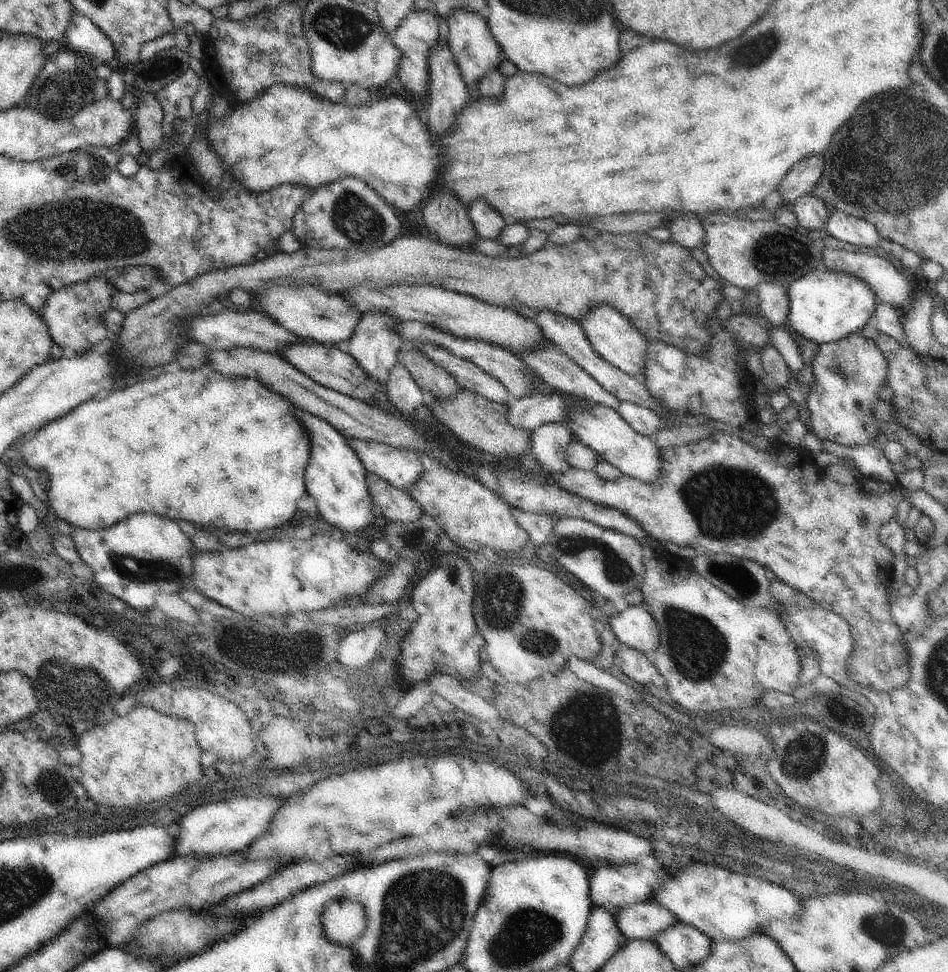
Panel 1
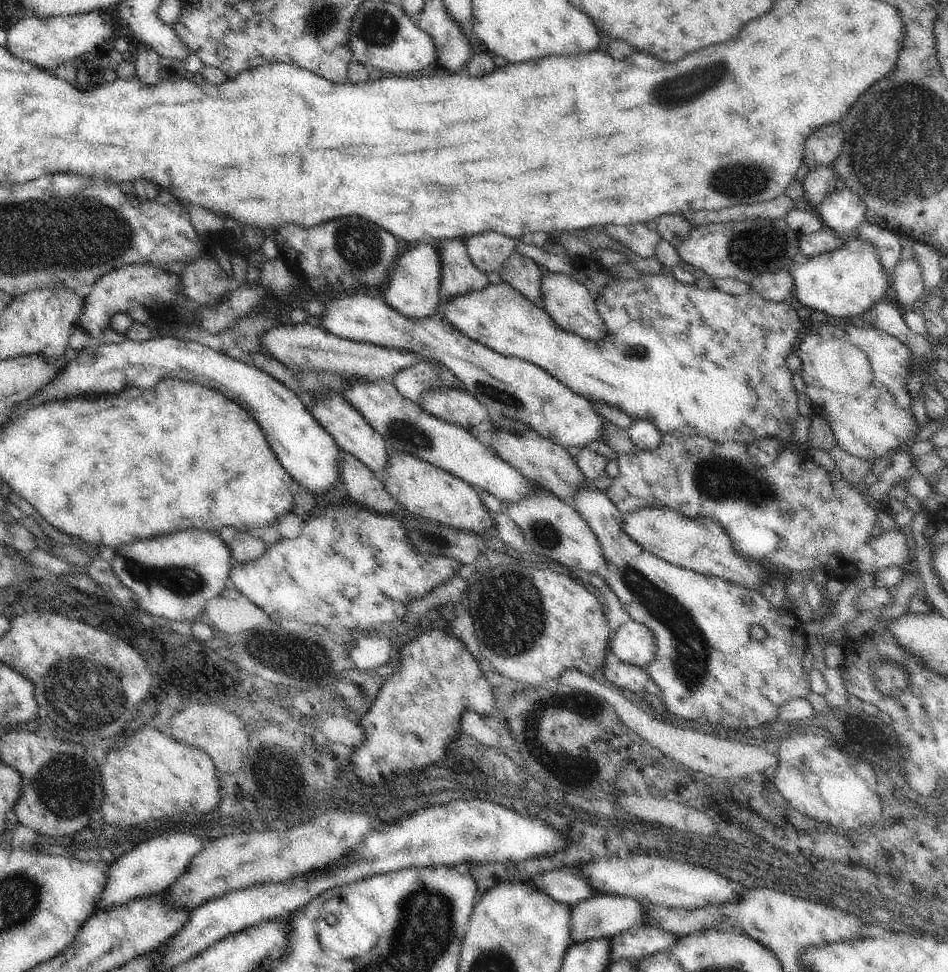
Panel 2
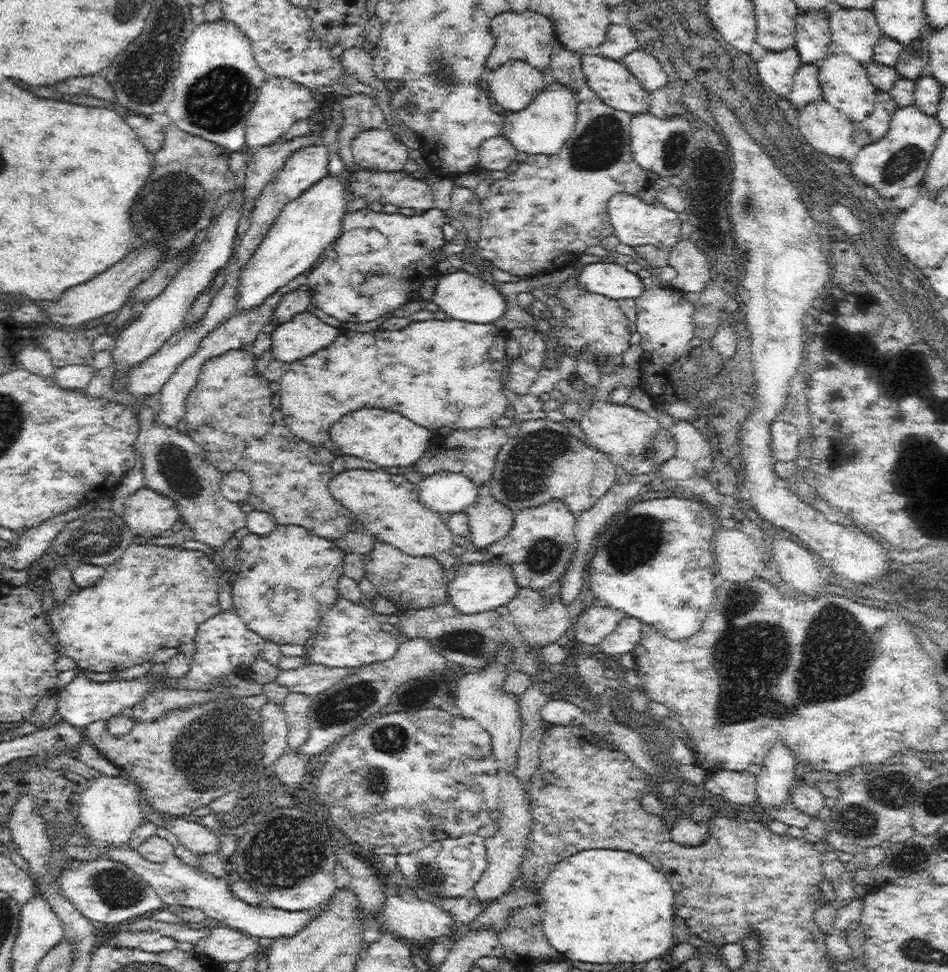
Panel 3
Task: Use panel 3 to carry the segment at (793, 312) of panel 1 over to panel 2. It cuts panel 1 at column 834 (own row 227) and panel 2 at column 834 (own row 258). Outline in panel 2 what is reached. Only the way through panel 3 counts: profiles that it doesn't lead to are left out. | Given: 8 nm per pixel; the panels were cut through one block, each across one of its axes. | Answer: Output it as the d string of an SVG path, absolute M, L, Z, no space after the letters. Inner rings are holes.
M858 235L847 238L841 248L807 258L804 263L792 270L791 275L794 288L793 296L802 302L804 306L813 308L814 312L817 310L824 312L830 318L848 319L852 316L860 316L873 304L884 300L883 296L886 294L886 289L892 277L883 267L876 245Z

